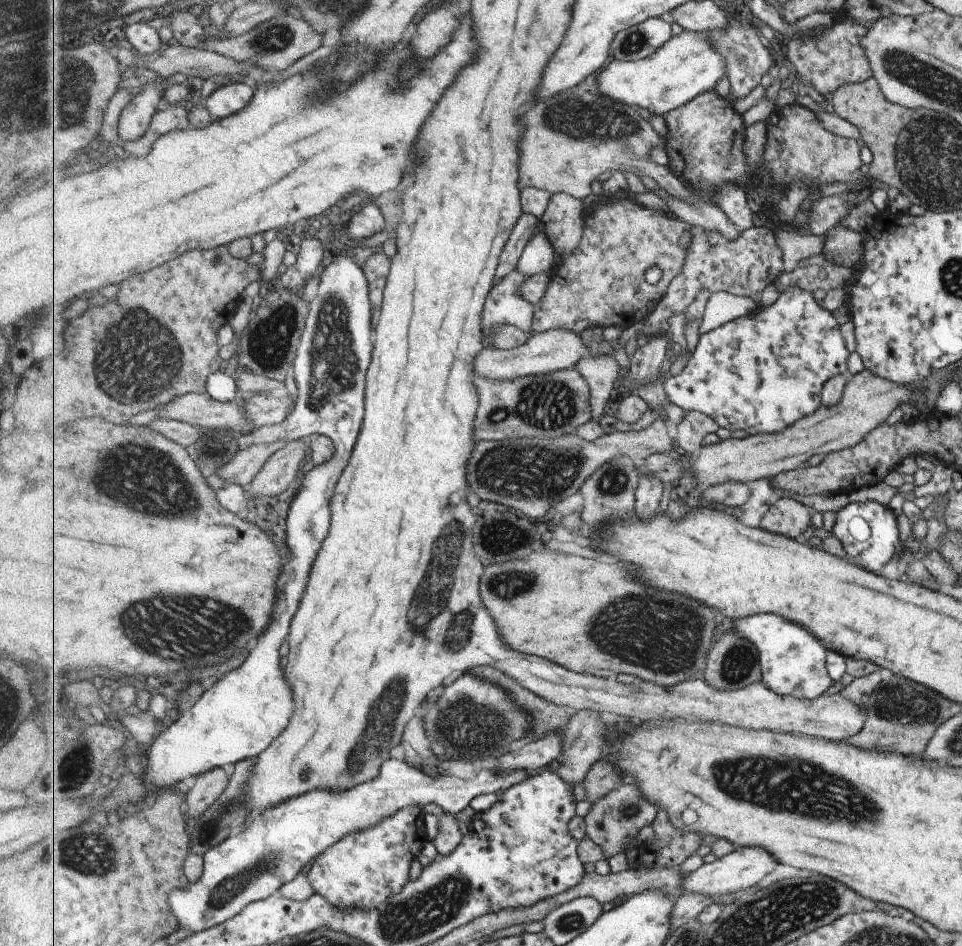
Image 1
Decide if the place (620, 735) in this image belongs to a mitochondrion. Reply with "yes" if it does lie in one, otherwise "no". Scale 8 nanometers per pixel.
no

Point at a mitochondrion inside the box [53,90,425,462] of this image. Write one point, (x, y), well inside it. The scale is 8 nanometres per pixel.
(141, 359)

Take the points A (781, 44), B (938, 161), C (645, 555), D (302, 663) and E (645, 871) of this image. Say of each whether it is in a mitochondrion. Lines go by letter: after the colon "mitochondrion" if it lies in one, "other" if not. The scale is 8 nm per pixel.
A: other
B: mitochondrion
C: other
D: other
E: other

